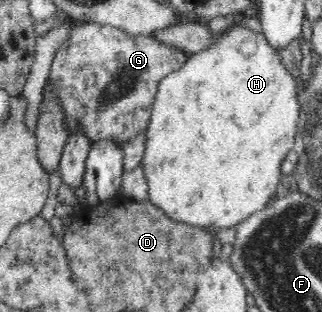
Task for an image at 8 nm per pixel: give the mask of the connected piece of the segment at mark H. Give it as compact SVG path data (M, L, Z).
M232 24L226 31L216 35L210 43L196 53L187 54L187 59L180 69L163 77L156 87L155 102L151 107L151 118L147 125L147 142L145 143L144 169L149 185L149 199L161 207L172 220L188 225L208 227L231 227L246 219L249 215L264 209L269 203L270 196L275 193L282 177L281 165L288 156L288 152L295 145L296 134L300 121L300 102L298 83L290 69L282 63L279 48L271 43L262 31L252 31L246 25Z

